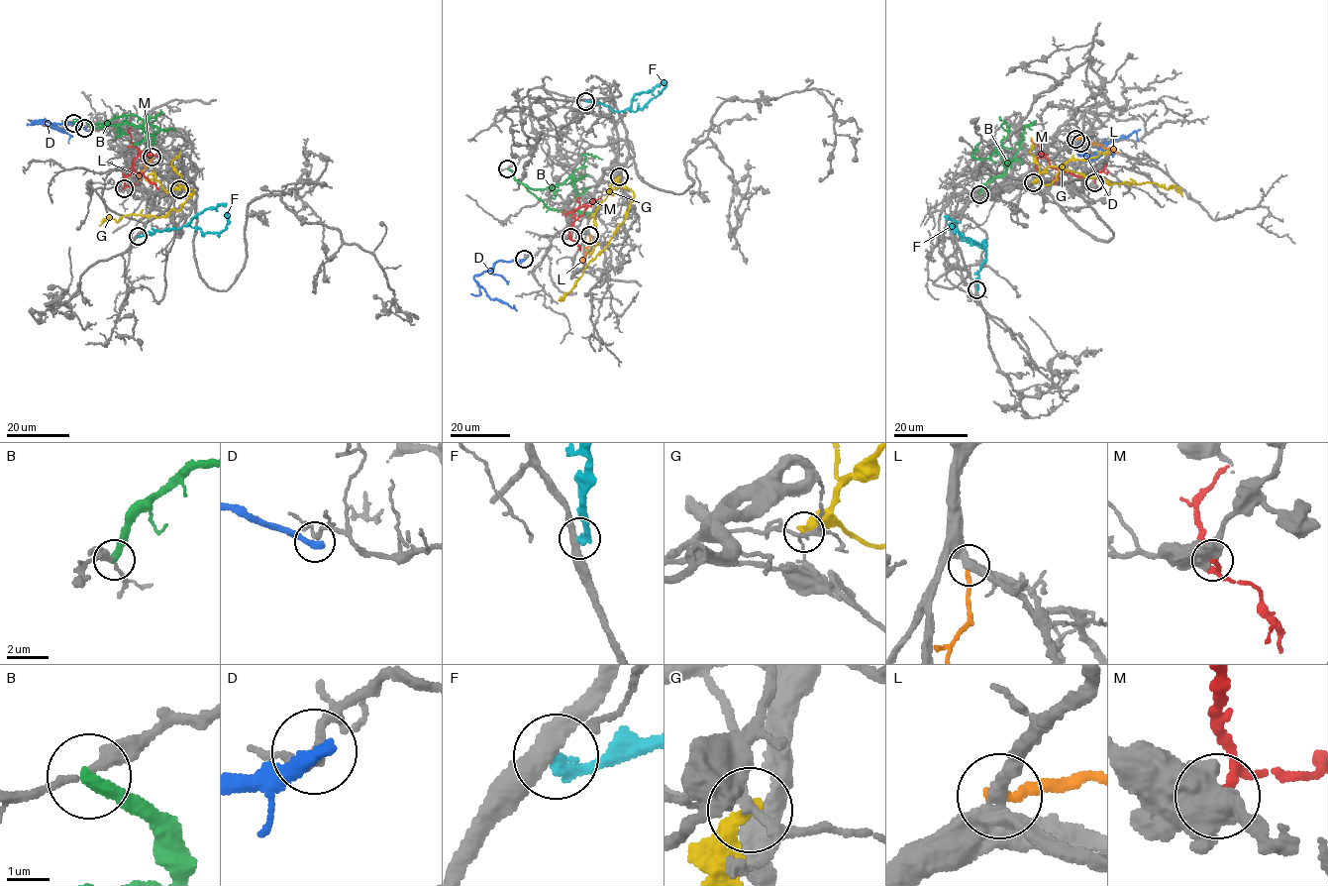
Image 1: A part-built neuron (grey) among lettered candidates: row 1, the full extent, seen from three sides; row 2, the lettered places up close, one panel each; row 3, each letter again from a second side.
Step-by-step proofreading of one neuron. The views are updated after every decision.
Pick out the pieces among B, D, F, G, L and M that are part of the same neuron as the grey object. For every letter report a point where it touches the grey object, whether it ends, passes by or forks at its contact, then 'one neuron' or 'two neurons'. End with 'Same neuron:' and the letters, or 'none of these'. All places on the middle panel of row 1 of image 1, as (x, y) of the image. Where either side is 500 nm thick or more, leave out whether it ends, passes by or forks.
B: contact (507, 168); it ends; two neurons
D: contact (524, 259); it ends; two neurons
F: contact (585, 101); it ends; two neurons
G: contact (619, 176); it ends; two neurons
L: contact (589, 235); it ends; two neurons
M: contact (570, 237); two neurons
Same neuron: none of these

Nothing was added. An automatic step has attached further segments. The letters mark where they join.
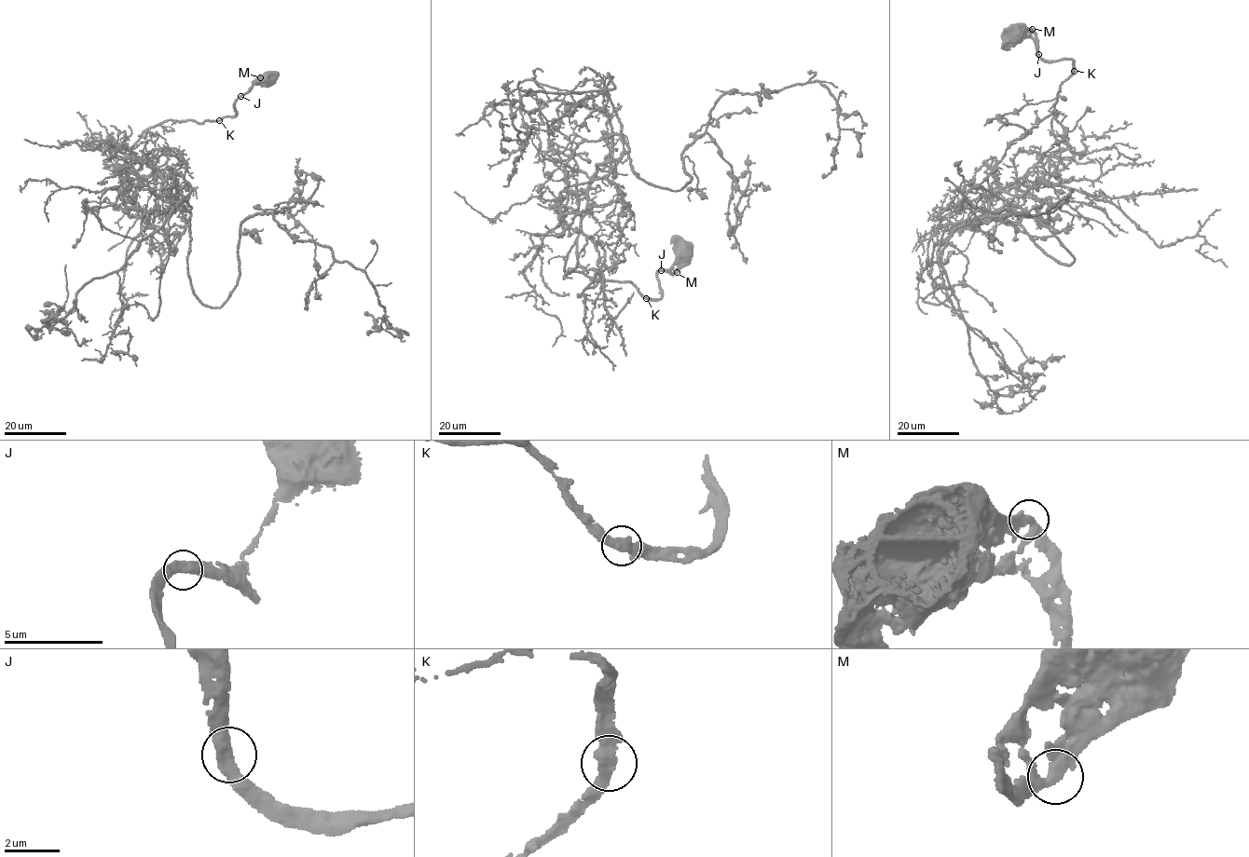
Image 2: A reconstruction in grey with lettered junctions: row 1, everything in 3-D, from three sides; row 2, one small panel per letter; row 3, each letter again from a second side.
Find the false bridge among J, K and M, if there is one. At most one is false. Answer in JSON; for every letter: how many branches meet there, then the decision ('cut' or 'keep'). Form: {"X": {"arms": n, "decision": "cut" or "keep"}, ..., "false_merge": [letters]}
{"J": {"arms": 2, "decision": "keep"}, "K": {"arms": 2, "decision": "keep"}, "M": {"arms": 2, "decision": "keep"}, "false_merge": []}

